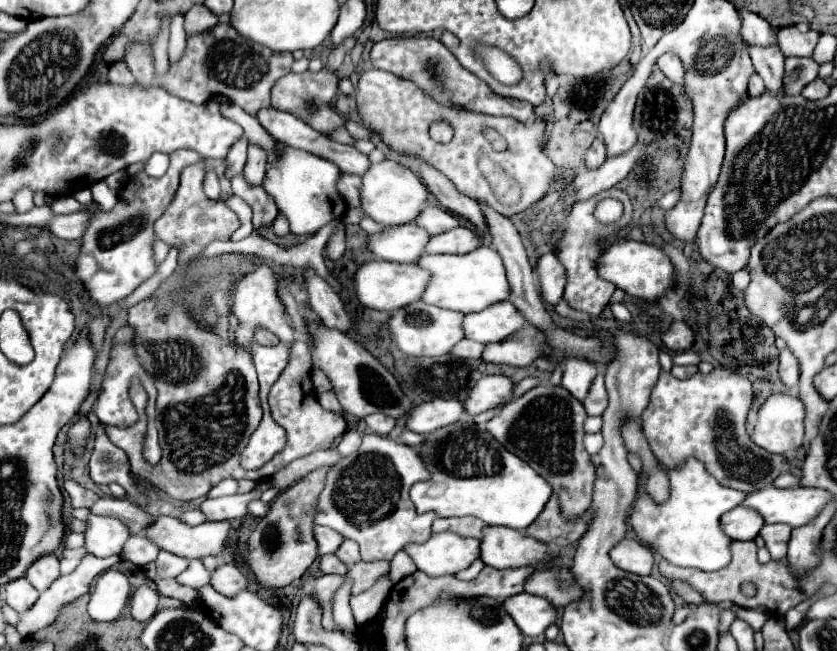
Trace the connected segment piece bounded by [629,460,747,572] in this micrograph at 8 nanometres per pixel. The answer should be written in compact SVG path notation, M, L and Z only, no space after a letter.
M687 460L683 468L669 470L671 498L665 504L655 504L639 482L639 498L633 504L629 524L635 536L659 552L661 558L675 566L699 570L719 570L731 562L731 538L721 530L721 516L743 502L745 492L723 488L699 460Z

